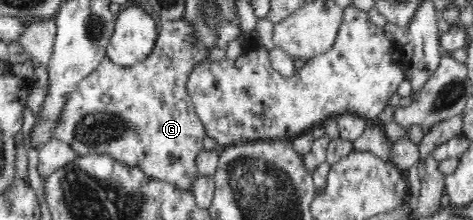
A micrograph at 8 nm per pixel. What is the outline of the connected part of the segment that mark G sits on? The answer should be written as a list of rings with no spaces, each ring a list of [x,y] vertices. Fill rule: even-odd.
[[[183,17],[181,19],[163,22],[158,43],[155,45],[153,53],[151,53],[143,63],[138,63],[131,67],[121,67],[120,65],[113,63],[113,60],[109,59],[109,57],[103,59],[103,61],[99,63],[99,67],[97,67],[89,77],[83,79],[82,83],[79,83],[79,87],[69,95],[67,105],[65,105],[65,111],[63,111],[63,115],[61,115],[61,121],[59,121],[57,129],[53,131],[55,132],[53,137],[70,143],[71,146],[73,146],[73,150],[75,150],[79,156],[89,154],[109,154],[113,159],[116,159],[123,164],[127,164],[129,167],[137,166],[147,175],[174,183],[178,188],[189,190],[193,180],[200,174],[196,164],[196,157],[204,148],[203,138],[206,134],[205,126],[203,125],[201,118],[199,118],[199,114],[195,111],[195,106],[192,103],[192,99],[186,88],[187,76],[192,70],[192,67],[207,57],[207,54],[211,51],[211,48],[207,46],[207,44],[200,41],[199,35],[200,32],[198,31],[197,26],[195,26],[195,23],[187,17]]]

